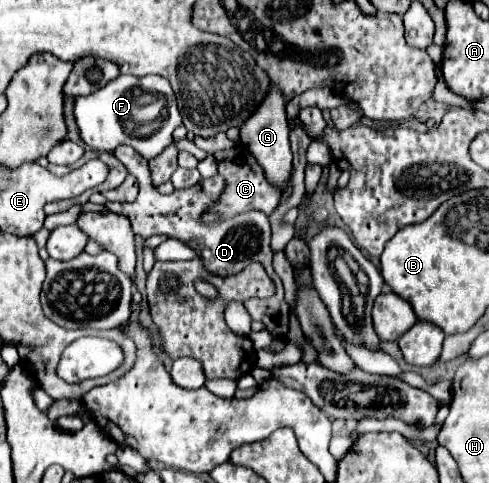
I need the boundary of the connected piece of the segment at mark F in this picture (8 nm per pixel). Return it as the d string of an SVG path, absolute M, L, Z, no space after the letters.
M121 74L99 92L79 96L75 100L75 118L89 148L113 152L119 144L129 144L147 160L159 156L173 142L173 130L181 126L175 94L161 76Z

